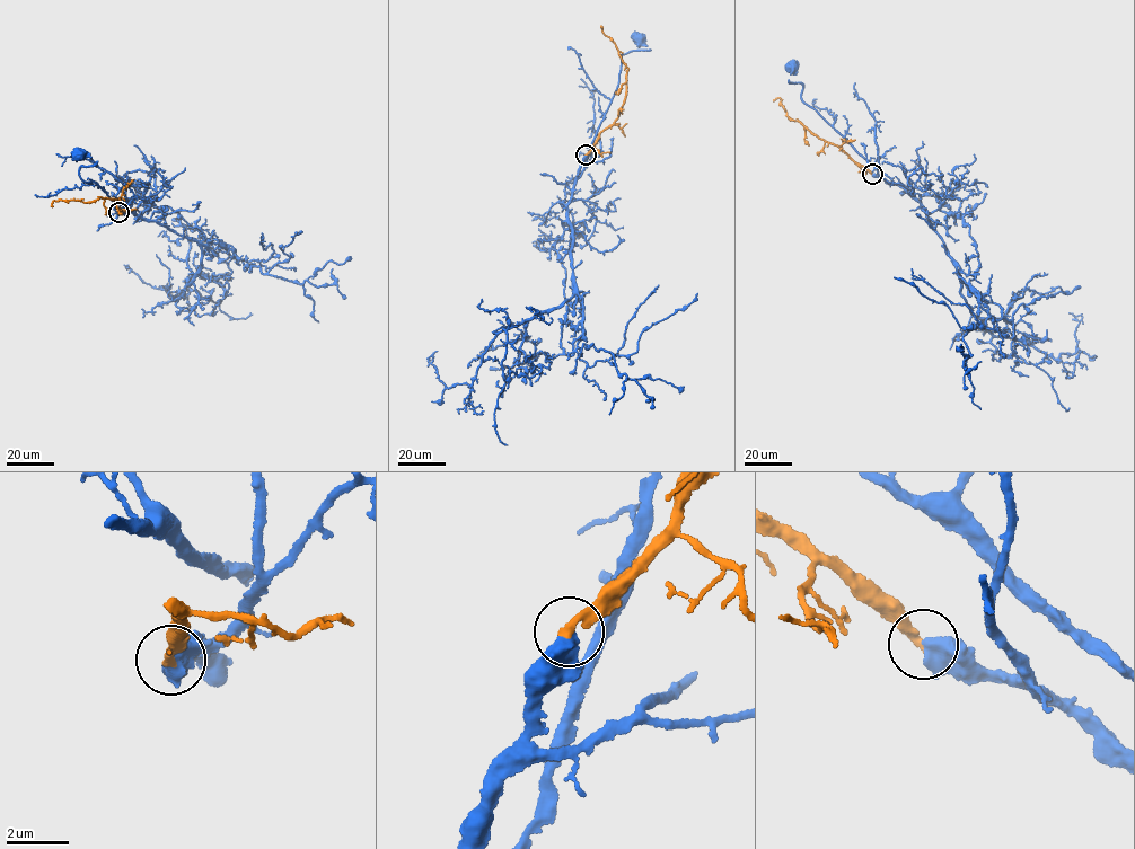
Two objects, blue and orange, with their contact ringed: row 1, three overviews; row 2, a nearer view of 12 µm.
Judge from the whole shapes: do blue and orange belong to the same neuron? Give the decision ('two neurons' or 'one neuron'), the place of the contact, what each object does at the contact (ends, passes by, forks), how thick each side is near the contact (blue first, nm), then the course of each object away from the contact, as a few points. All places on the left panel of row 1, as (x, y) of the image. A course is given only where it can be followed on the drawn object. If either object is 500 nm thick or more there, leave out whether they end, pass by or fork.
one neuron | (119, 212) | 650/300 nm | blue via (119, 212), (126, 209), (112, 201), (95, 183), (81, 178), (80, 168), (93, 166), (96, 161), (79, 155) | orange via (119, 212), (115, 206), (120, 199), (99, 197), (85, 203), (54, 201), (53, 206)

